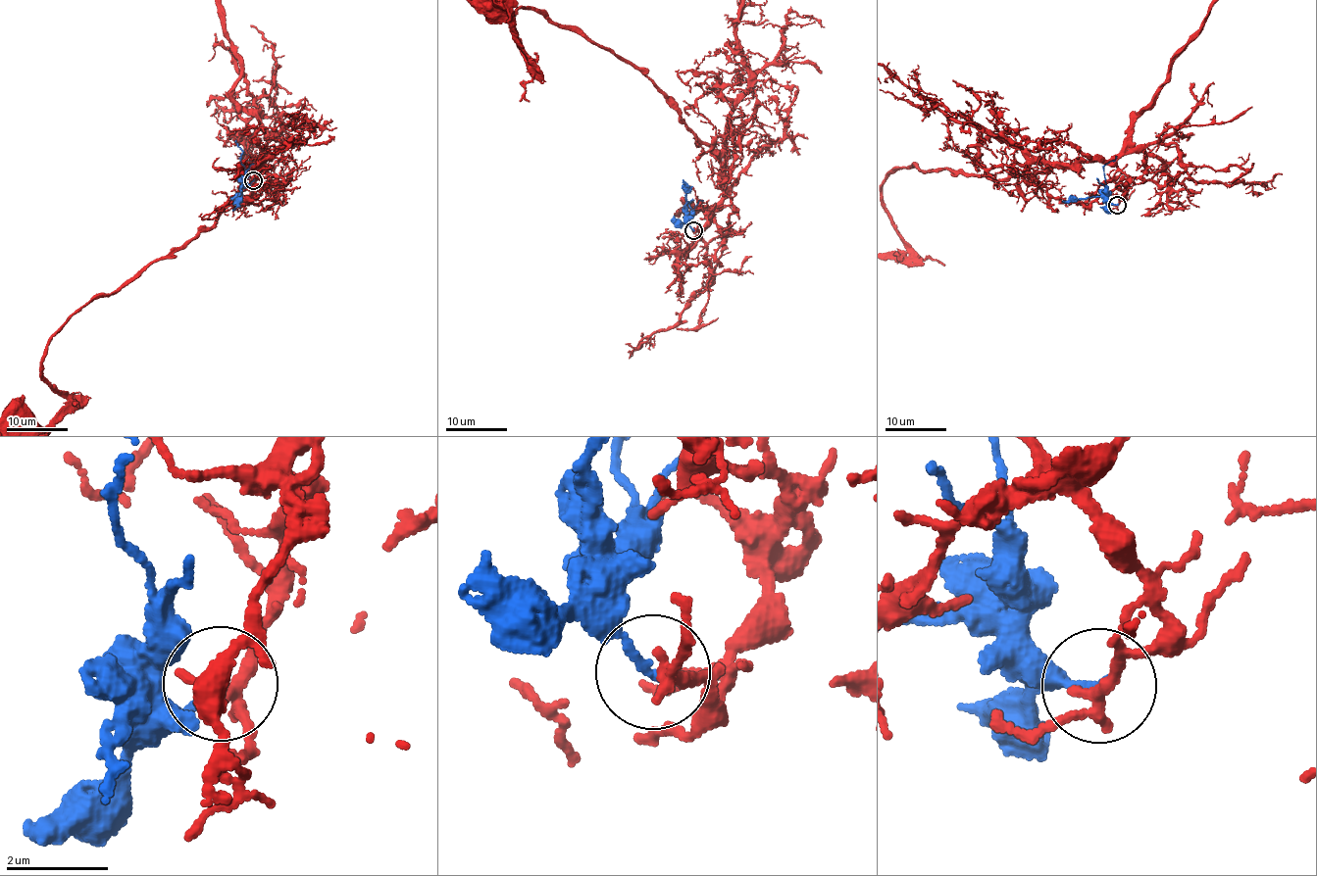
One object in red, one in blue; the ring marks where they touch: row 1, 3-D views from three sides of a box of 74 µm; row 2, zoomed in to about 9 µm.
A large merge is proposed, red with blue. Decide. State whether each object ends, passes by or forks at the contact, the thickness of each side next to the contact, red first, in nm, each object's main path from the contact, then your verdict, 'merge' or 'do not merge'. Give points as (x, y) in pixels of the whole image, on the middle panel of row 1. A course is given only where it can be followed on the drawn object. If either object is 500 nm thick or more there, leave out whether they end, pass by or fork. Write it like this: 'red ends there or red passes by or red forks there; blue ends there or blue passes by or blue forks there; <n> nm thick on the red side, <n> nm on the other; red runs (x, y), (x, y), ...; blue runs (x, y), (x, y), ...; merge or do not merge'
red passes by; blue ends there; 240 nm thick on the red side, 180 nm on the other; red runs (694, 230), (725, 195), (717, 150), (645, 72), (520, 8), (516, 41), (528, 59), (491, 1); blue runs (693, 230), (689, 218), (691, 200), (685, 205); do not merge

